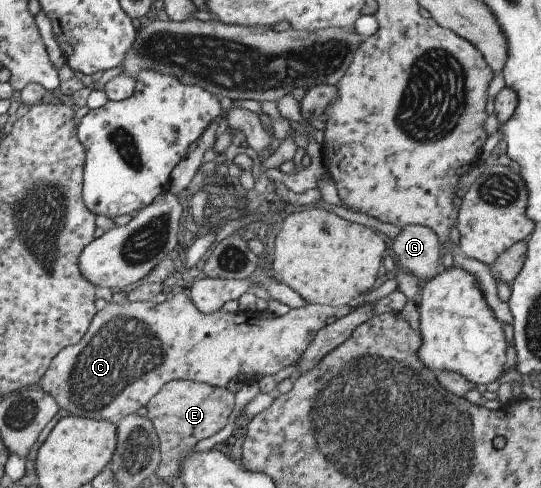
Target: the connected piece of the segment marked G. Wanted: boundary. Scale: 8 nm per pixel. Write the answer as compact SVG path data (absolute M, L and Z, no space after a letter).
M407 224L392 238L392 260L414 273L417 279L423 279L424 283L441 270L437 266L437 259L441 258L440 248L431 229L419 224Z

